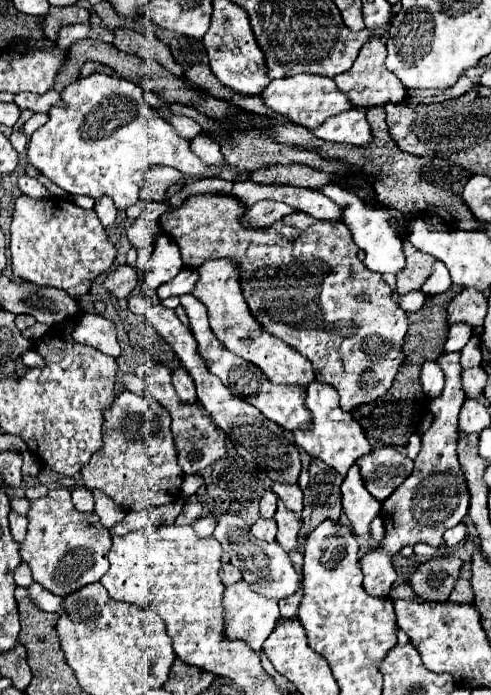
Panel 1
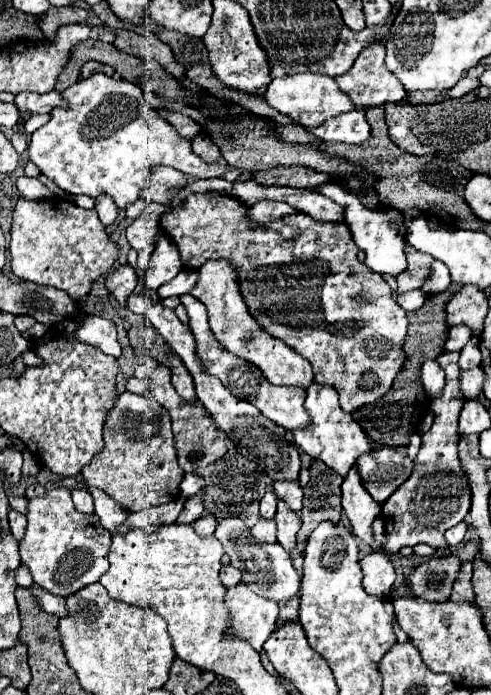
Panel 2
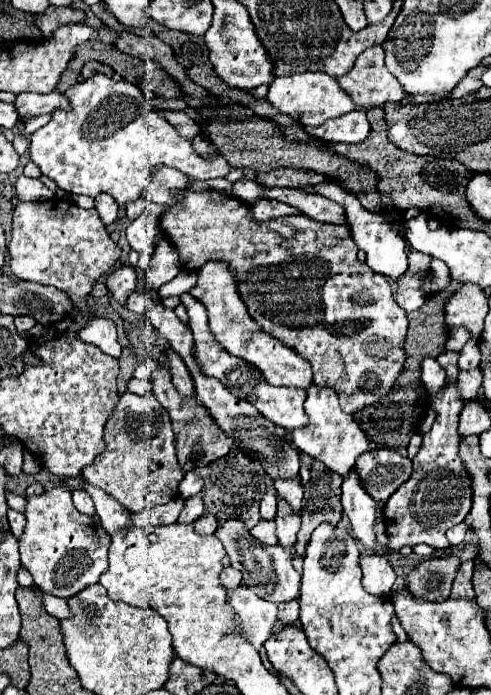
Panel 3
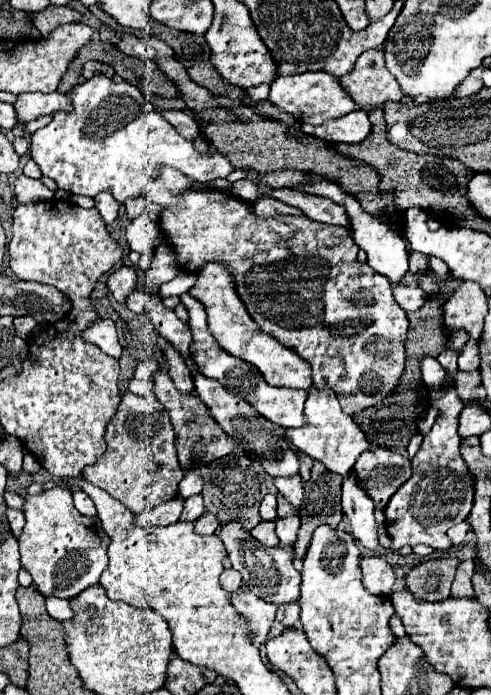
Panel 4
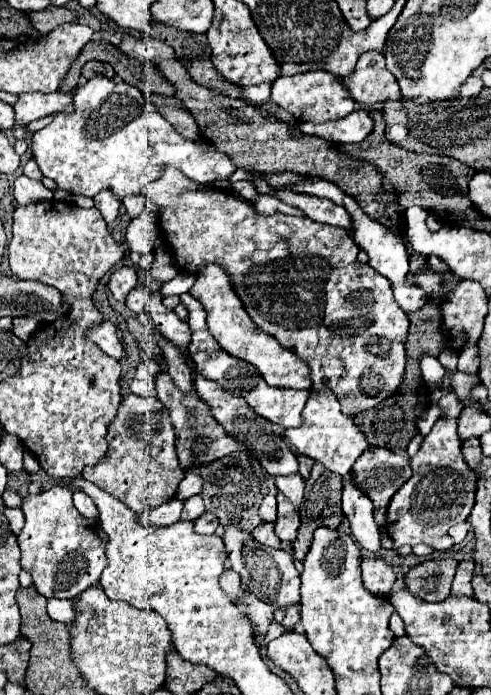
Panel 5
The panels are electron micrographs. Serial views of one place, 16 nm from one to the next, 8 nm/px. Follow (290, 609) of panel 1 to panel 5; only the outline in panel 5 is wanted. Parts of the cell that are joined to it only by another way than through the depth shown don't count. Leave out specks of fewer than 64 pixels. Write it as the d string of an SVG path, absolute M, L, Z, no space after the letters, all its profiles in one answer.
M286 608L286 610L276 610L276 616L274 616L276 622L280 622L284 626L286 632L294 630L296 624L300 622L300 608Z

